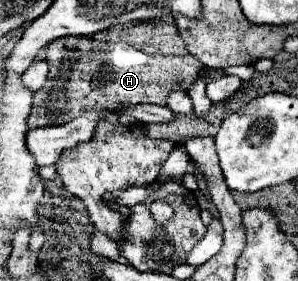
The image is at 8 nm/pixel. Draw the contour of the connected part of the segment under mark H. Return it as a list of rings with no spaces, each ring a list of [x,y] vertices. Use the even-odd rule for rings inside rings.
[[[155,20],[155,22],[139,22],[131,28],[123,30],[101,30],[91,36],[67,36],[57,38],[47,46],[47,58],[49,62],[49,78],[45,80],[43,88],[35,92],[33,110],[29,116],[29,128],[43,128],[43,126],[59,126],[77,116],[85,106],[87,108],[107,108],[115,110],[121,106],[135,106],[135,104],[165,104],[167,96],[173,90],[187,90],[203,64],[195,60],[181,36],[177,34],[175,24]]]

